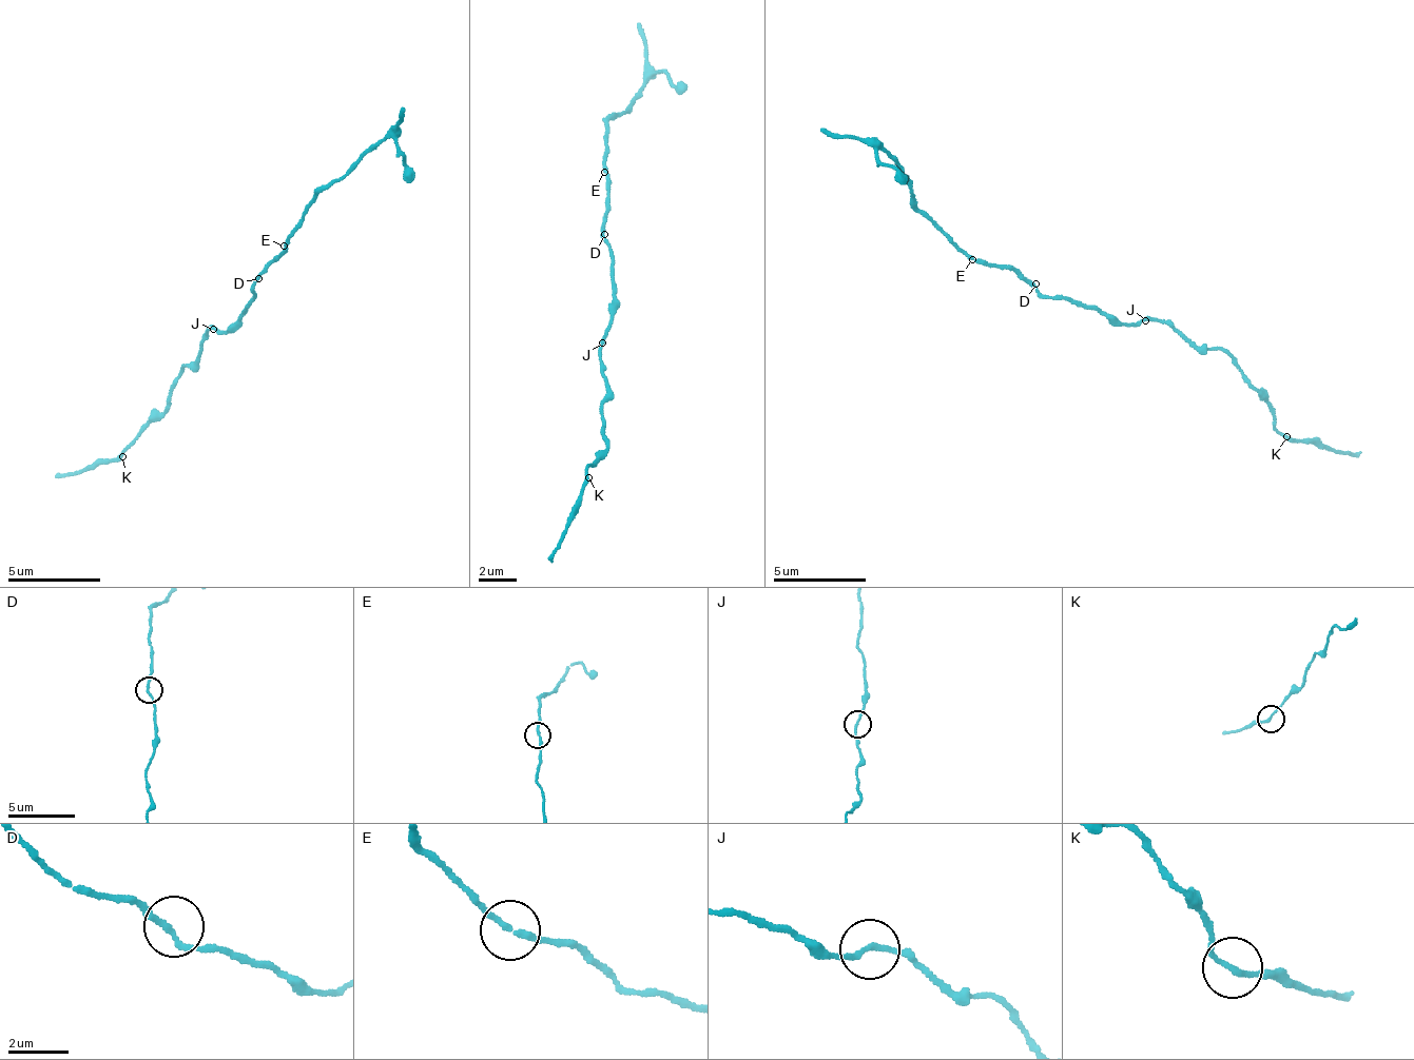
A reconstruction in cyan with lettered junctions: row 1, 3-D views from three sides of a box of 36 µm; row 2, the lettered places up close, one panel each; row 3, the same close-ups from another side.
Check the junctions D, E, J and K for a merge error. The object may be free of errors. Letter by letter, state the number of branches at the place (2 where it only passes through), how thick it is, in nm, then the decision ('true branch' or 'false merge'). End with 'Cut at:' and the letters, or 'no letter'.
D: branches 2; calibre 160 nm; true branch
E: branches 2; calibre 170 nm; true branch
J: branches 2; calibre 160 nm; true branch
K: branches 2; calibre 160 nm; true branch
Cut at: no letter

